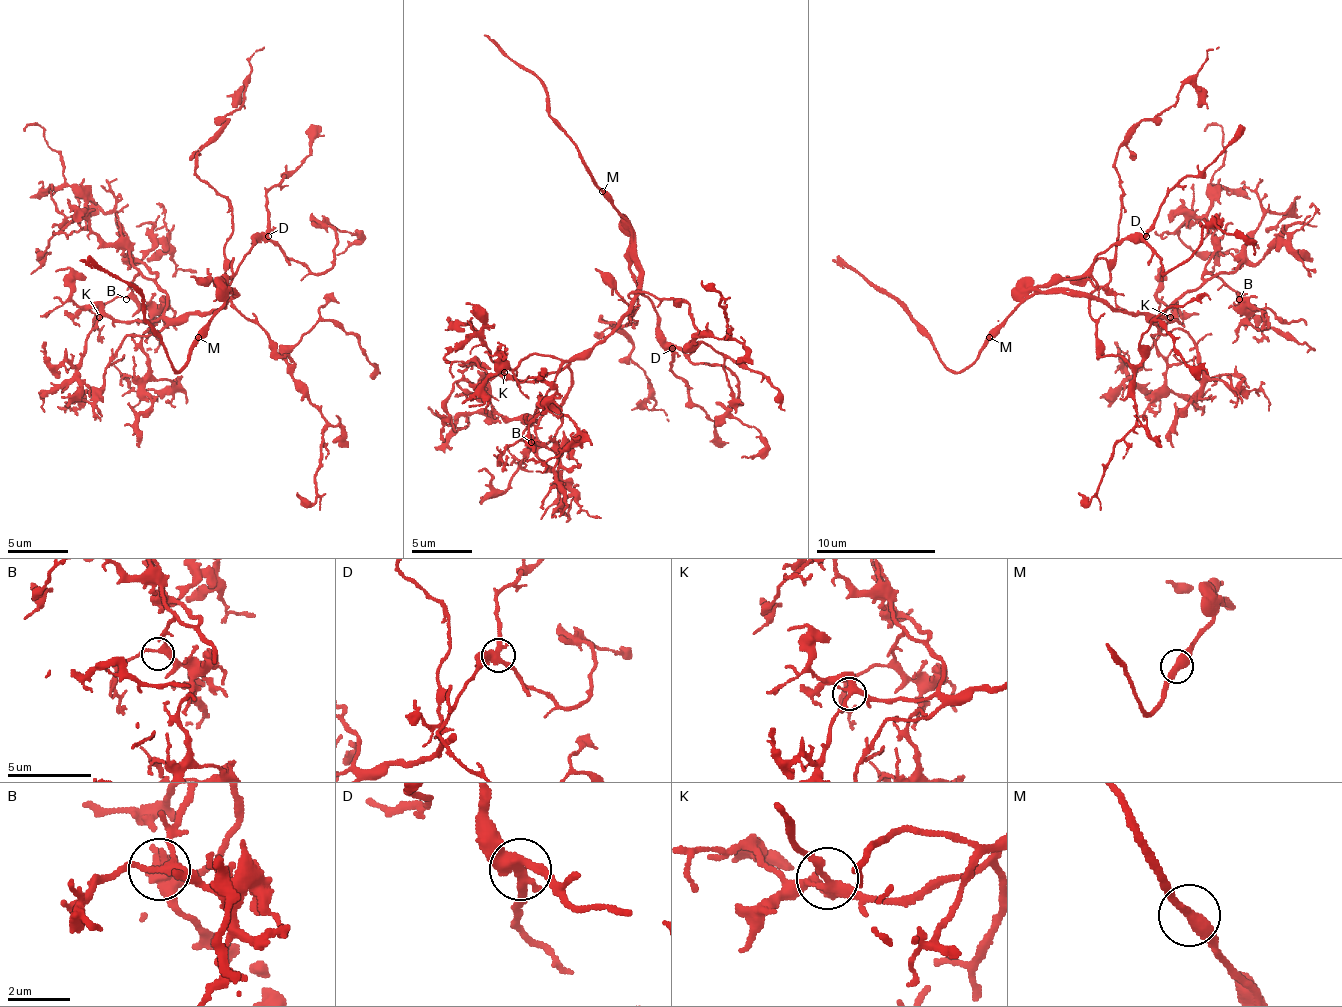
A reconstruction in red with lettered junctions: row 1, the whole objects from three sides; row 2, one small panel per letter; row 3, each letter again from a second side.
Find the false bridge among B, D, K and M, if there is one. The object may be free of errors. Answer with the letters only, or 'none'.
none

